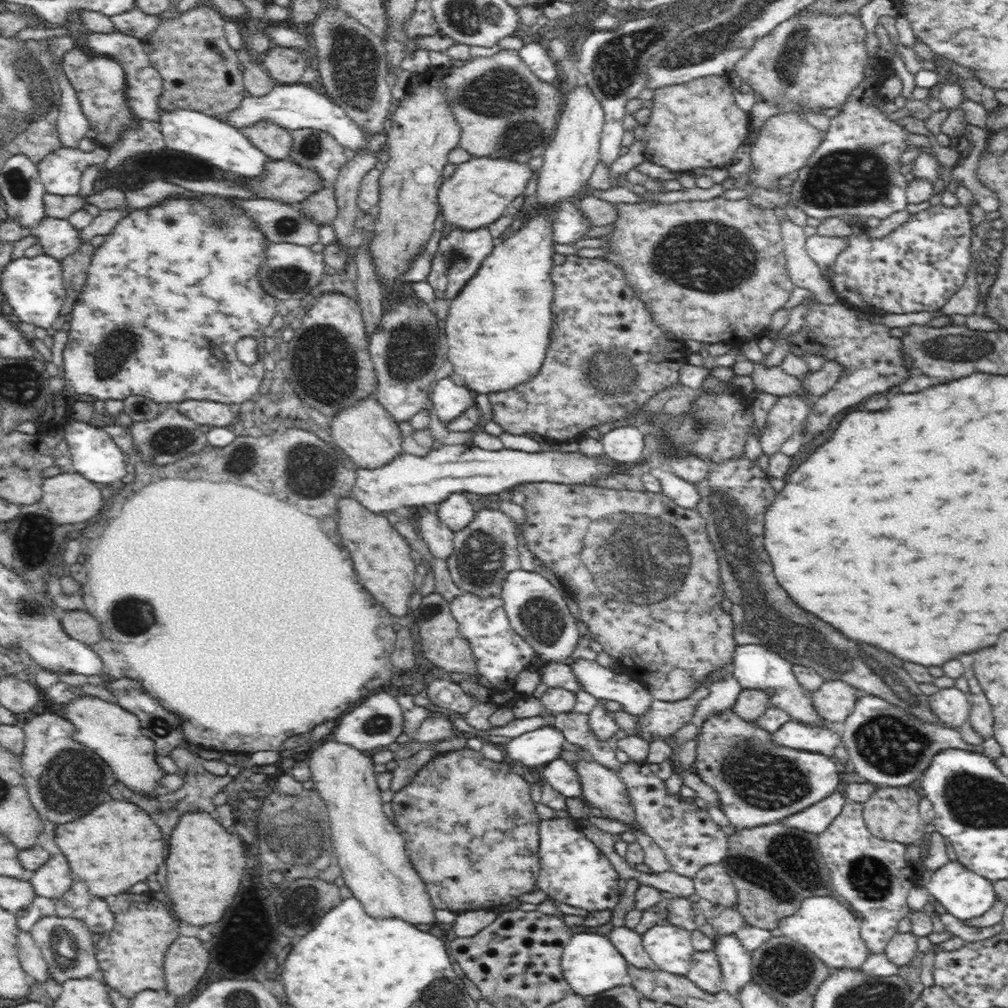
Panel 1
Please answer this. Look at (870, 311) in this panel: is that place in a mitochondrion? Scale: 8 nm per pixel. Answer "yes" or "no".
no

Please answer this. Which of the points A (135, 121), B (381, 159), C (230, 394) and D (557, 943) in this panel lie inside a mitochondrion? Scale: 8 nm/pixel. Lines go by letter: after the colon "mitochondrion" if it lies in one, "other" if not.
A: other
B: other
C: other
D: other

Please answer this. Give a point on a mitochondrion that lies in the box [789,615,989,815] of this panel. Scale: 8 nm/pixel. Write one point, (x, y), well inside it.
(892, 746)

